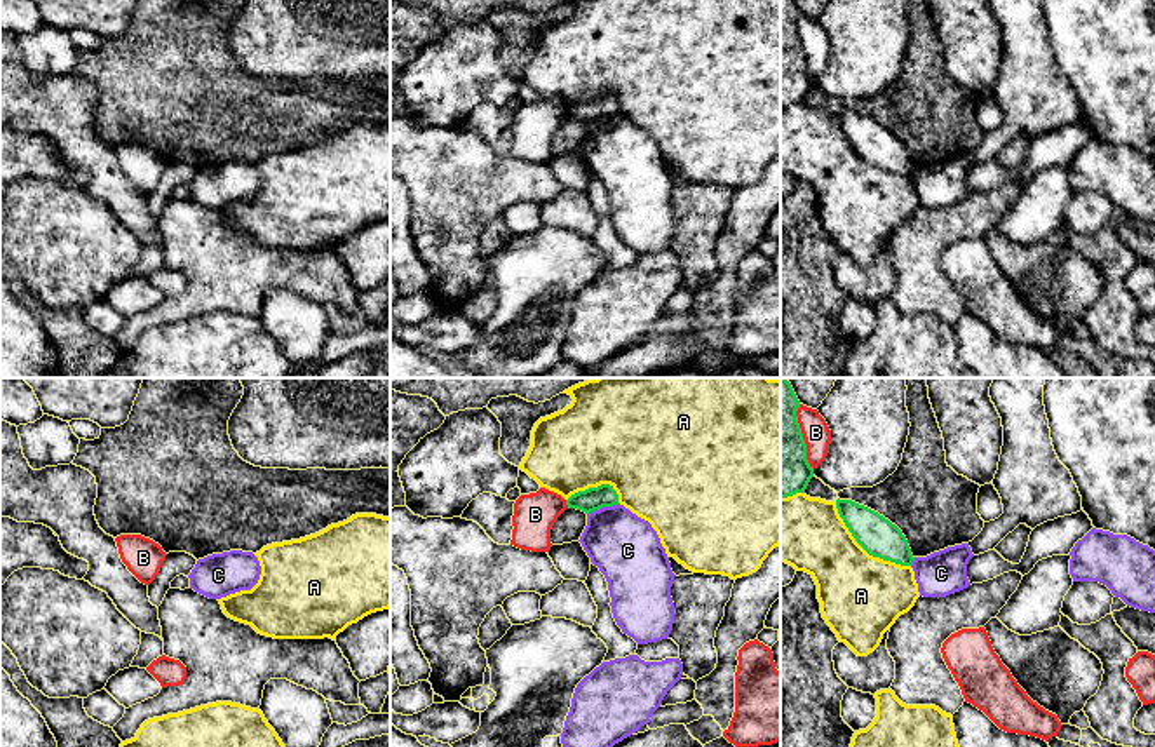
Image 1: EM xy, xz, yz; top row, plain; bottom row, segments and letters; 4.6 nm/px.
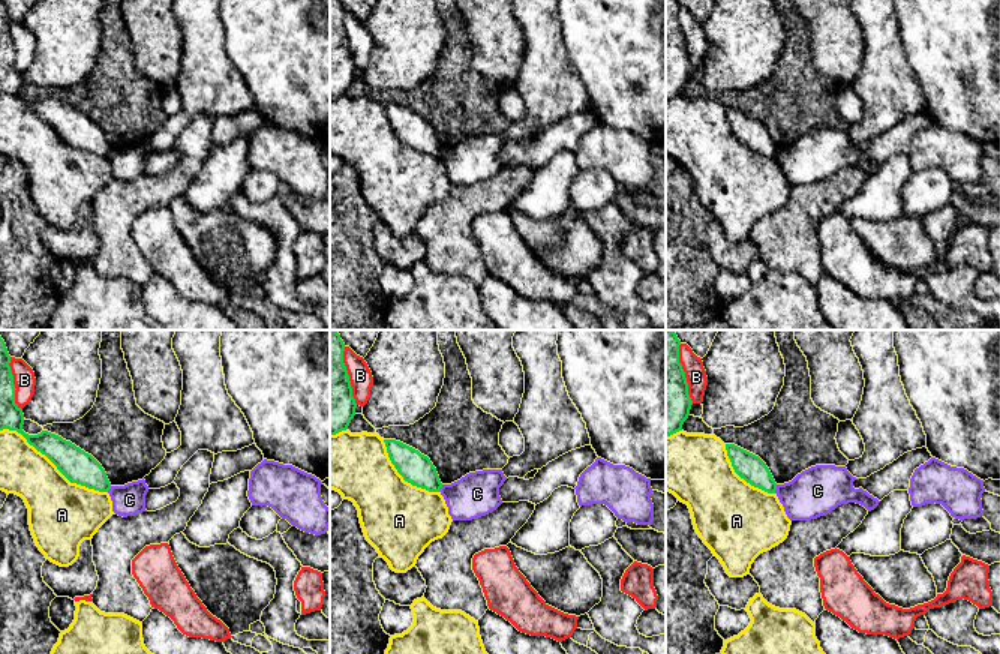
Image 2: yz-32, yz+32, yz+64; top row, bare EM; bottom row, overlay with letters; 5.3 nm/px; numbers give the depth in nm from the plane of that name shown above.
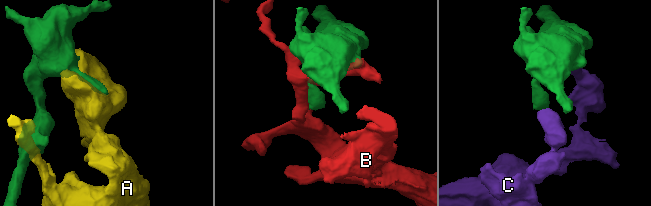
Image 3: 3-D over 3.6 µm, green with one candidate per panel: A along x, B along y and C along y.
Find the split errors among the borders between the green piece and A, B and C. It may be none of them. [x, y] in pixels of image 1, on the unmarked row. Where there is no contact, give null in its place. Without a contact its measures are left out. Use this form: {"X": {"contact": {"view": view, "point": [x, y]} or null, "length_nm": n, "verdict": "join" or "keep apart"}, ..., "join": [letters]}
{"A": {"contact": {"view": "yz", "point": [864, 159]}, "length_nm": 460, "verdict": "keep apart"}, "B": {"contact": {"view": "yz", "point": [802, 47]}, "length_nm": 320, "verdict": "keep apart"}, "C": {"contact": {"view": "xz", "point": [603, 115]}, "length_nm": 160, "verdict": "keep apart"}, "join": []}

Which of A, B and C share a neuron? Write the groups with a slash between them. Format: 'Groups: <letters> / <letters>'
Groups: A / B / C

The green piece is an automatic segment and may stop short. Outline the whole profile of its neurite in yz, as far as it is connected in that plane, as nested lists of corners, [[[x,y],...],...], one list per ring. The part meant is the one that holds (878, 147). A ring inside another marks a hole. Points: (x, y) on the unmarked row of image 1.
[[[836,110],[836,118],[855,151],[873,167],[911,176],[915,167],[902,141],[878,122],[852,110]]]

